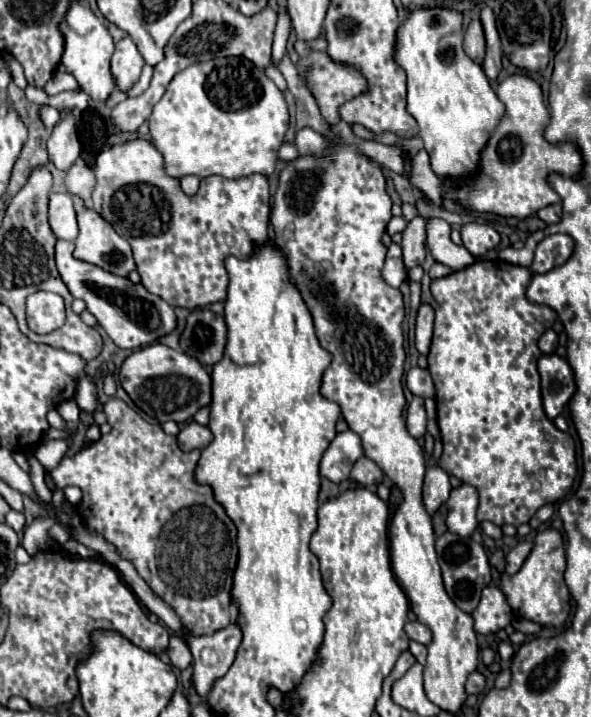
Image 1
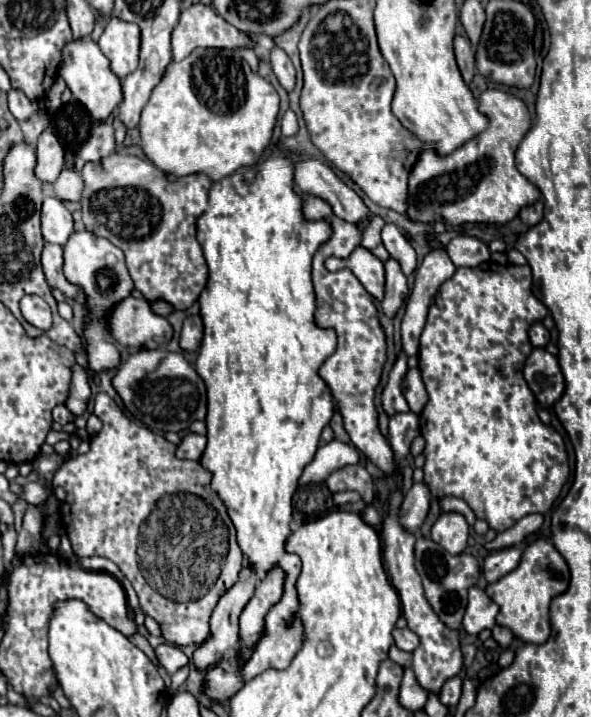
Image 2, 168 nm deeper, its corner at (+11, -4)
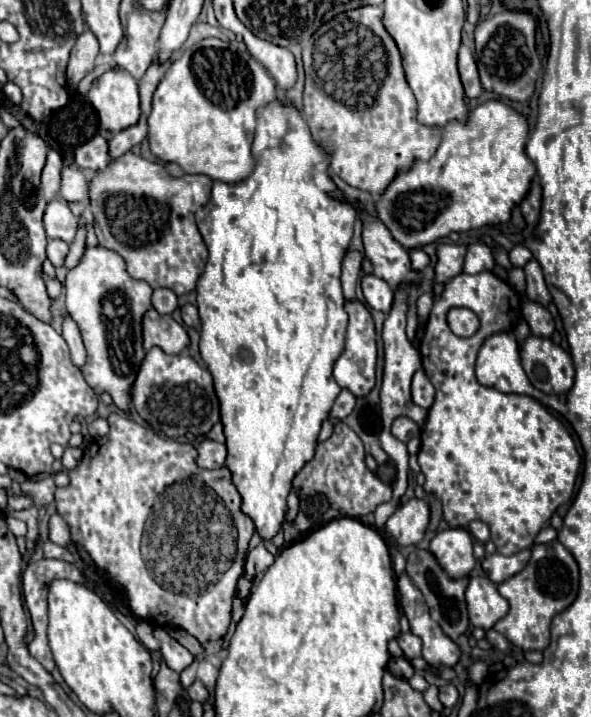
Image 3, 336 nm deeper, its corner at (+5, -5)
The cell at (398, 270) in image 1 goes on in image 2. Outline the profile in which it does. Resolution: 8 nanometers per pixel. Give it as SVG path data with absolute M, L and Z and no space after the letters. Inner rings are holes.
M359 247L353 251L349 259L330 257L325 261L328 271L334 272L339 269L349 268L355 277L361 281L361 285L367 289L367 293L375 299L383 299L385 289L385 269L379 257L375 257L371 251Z

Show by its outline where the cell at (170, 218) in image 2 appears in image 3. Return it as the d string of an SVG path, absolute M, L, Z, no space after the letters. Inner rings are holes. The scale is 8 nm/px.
M133 152L123 154L121 158L111 162L105 170L99 170L89 186L91 210L95 216L93 228L97 232L99 244L123 256L127 272L137 280L149 282L151 288L171 288L177 296L193 292L195 282L203 274L207 262L207 246L199 236L195 224L195 210L207 204L211 194L211 184L213 180L209 176L185 174L181 178L173 178L169 176L163 164L151 162L143 156L135 156Z

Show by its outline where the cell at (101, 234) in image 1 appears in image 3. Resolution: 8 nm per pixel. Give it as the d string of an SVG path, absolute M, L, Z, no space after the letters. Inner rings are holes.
M87 248L85 256L81 258L81 262L77 264L77 268L67 272L67 280L65 280L65 308L67 312L75 318L75 322L81 328L81 336L83 336L83 344L87 350L87 360L81 368L85 382L91 386L91 390L99 396L103 392L111 394L113 404L123 410L125 414L129 414L131 408L131 390L139 372L139 366L145 358L145 350L143 350L143 314L151 308L151 294L153 288L145 282L145 280L135 280L127 274L125 270L125 262L123 258L107 248Z

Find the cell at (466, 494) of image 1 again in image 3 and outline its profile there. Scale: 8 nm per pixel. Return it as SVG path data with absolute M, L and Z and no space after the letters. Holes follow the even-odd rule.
M449 528L439 532L431 540L429 552L439 560L439 566L453 580L467 578L477 562L473 556L471 534L465 528Z

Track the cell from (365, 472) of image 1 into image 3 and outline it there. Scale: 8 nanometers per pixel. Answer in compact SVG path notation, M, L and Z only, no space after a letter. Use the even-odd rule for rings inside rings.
M337 422L331 438L317 444L315 456L297 472L293 478L293 488L297 496L305 500L307 496L323 494L329 500L329 506L339 510L341 516L361 518L383 502L391 500L391 486L383 484L367 466L365 466L365 450L359 436L345 422Z

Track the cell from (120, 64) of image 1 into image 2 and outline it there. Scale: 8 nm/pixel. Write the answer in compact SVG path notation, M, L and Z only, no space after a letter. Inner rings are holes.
M111 17L99 39L99 49L111 63L111 71L125 79L137 67L139 59L139 27Z

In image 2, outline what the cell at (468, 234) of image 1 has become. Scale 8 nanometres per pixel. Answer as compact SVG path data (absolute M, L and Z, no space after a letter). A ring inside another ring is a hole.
M457 235L447 245L447 255L451 257L455 267L477 267L485 261L489 261L491 251L489 247L469 235Z

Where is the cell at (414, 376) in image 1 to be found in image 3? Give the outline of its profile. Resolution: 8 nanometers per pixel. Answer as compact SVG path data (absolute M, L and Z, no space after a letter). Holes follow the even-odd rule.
M417 370L415 376L413 376L413 382L411 382L411 396L413 396L413 402L421 408L431 408L433 400L435 400L435 388L433 384L429 382L429 378L425 376L423 370Z

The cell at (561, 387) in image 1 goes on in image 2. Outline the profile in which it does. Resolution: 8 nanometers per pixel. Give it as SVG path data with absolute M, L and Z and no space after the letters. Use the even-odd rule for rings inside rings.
M545 349L531 351L525 361L523 375L541 409L551 407L565 391L565 377L561 373L559 361Z

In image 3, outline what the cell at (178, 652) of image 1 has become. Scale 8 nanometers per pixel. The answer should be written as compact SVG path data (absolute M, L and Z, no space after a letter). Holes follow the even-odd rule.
M157 628L155 630L155 638L161 642L161 654L163 654L163 660L169 664L169 668L173 668L175 672L181 672L185 670L191 662L193 662L193 654L183 648L175 638L171 638L167 634L165 628Z

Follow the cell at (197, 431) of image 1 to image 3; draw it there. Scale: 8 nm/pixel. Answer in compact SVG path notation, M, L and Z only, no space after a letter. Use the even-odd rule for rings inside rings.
M203 440L197 450L199 450L197 464L201 468L221 468L221 466L225 466L225 458L227 458L225 444L219 444L215 440Z

